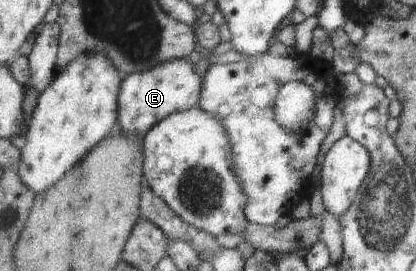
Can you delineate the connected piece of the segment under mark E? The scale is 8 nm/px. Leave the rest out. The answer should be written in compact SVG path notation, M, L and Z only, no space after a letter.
M186 59L165 61L145 73L135 73L123 80L120 95L120 118L118 129L129 135L145 137L167 117L179 111L200 107L205 87L205 74L197 73L195 64Z

